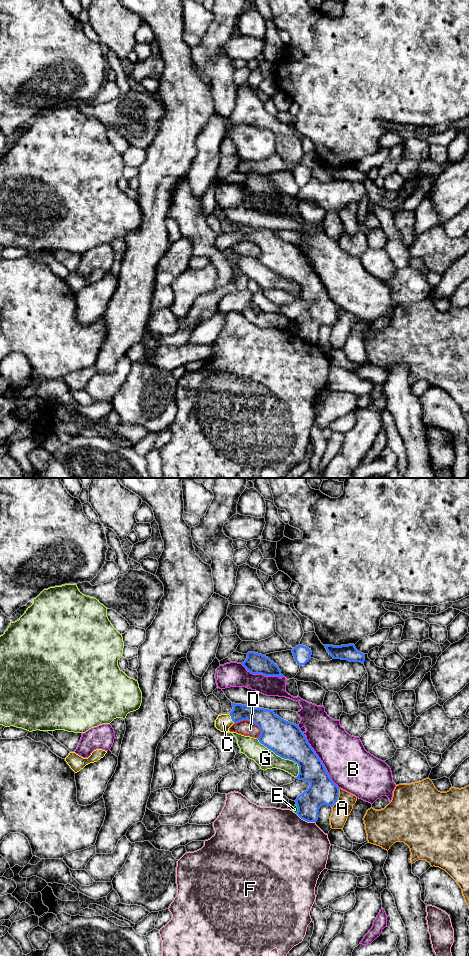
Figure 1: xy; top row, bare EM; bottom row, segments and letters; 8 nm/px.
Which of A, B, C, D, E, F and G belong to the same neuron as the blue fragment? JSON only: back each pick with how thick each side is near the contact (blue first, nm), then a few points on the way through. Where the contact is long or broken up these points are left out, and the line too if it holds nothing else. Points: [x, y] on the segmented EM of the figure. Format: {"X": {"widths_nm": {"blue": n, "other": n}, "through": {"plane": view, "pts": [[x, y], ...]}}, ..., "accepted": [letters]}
{"C": {"widths_nm": {"blue": 150, "other": 130}, "through": {"plane": "xy", "pts": [[261, 717], [236, 715], [231, 718], [223, 722]]}}, "accepted": ["C"]}

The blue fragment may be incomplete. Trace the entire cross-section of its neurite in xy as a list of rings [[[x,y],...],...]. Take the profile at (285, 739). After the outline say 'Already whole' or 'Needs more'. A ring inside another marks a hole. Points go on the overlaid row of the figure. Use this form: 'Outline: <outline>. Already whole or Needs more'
Outline: [[[232,703],[233,709],[229,714],[218,715],[215,720],[215,727],[221,732],[228,733],[229,728],[243,720],[248,720],[260,728],[261,734],[257,738],[261,744],[273,751],[276,755],[284,759],[294,761],[299,766],[299,774],[296,779],[310,783],[309,788],[300,794],[295,800],[297,804],[297,815],[307,821],[316,822],[318,820],[319,809],[323,805],[331,806],[337,802],[339,797],[339,787],[330,778],[324,764],[307,742],[307,739],[298,725],[288,722],[274,711],[264,708],[251,708],[242,704]]]. Needs more

